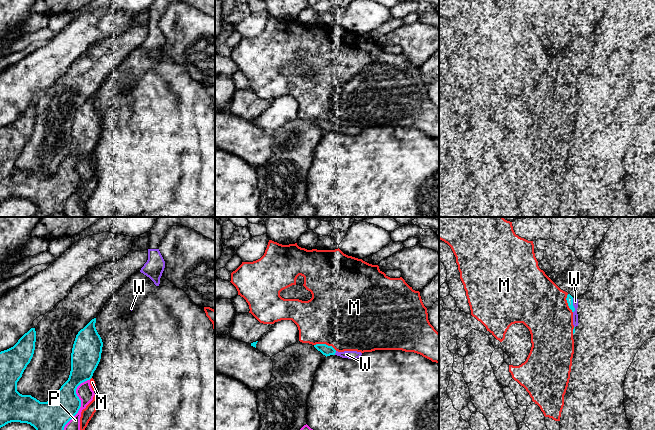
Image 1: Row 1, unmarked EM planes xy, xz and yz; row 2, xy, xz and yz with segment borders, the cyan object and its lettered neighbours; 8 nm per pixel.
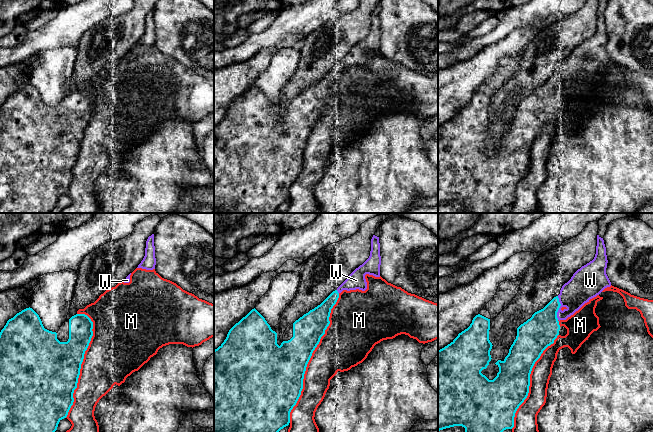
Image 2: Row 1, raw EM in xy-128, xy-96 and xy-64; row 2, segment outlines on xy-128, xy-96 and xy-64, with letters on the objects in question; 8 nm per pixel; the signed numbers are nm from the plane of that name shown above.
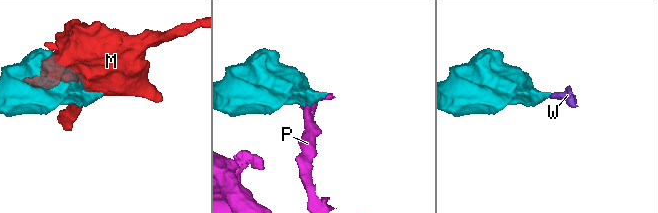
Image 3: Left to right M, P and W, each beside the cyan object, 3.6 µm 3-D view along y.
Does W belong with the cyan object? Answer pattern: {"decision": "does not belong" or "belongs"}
{"decision": "belongs"}

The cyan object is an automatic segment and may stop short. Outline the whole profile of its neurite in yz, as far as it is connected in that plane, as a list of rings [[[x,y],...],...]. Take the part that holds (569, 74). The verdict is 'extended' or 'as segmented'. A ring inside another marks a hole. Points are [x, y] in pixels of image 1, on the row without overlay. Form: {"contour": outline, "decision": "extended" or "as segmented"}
{"contour": [[[570,70],[567,71],[567,79],[569,84],[573,88],[573,101],[574,103],[578,102],[578,90],[577,90],[577,84],[578,84],[578,75],[573,74]]], "decision": "extended"}

